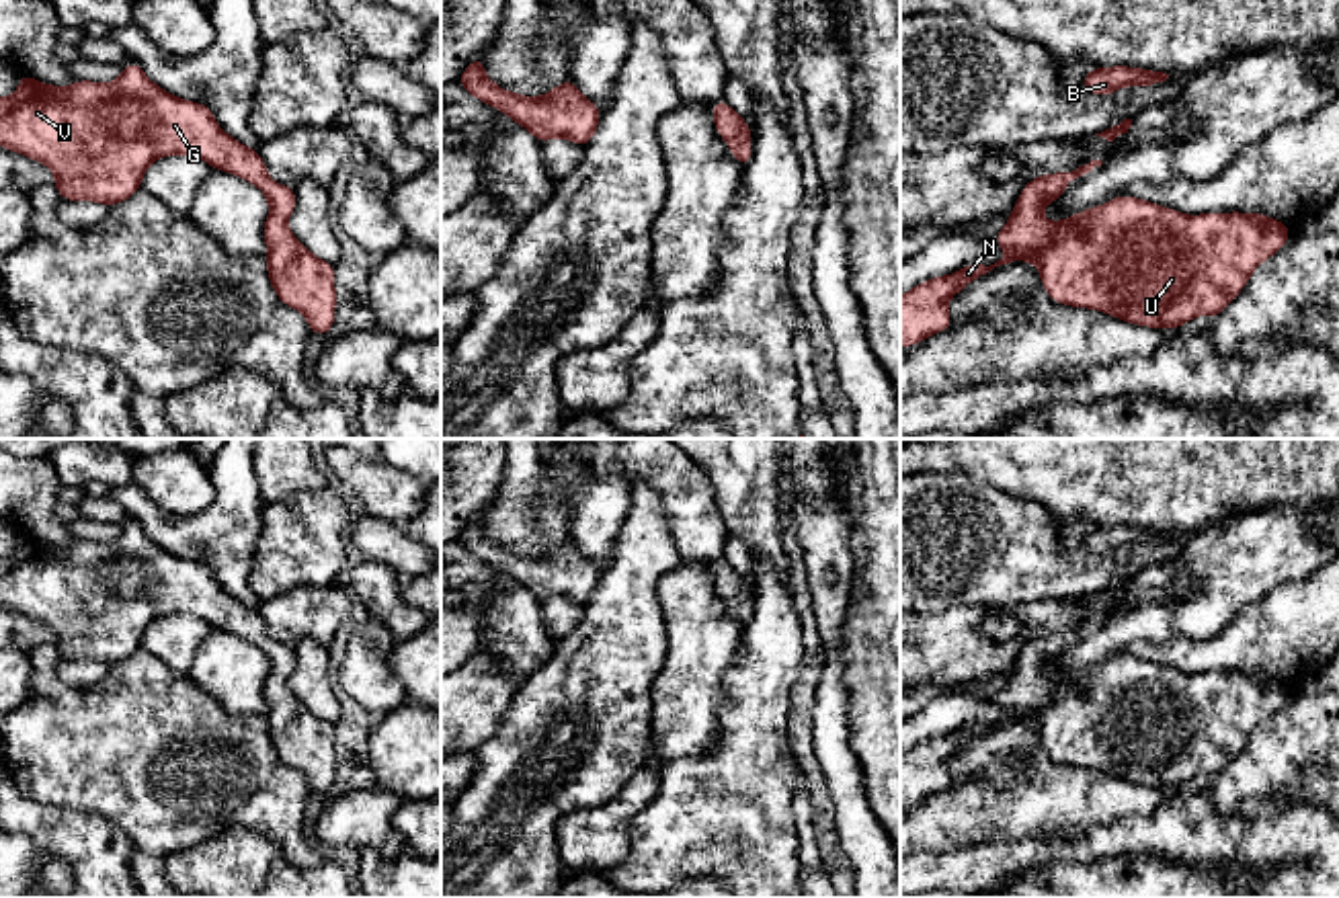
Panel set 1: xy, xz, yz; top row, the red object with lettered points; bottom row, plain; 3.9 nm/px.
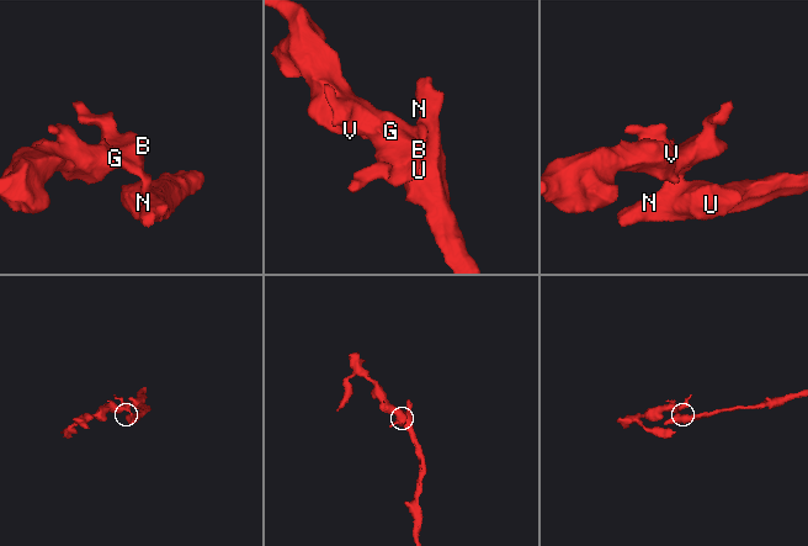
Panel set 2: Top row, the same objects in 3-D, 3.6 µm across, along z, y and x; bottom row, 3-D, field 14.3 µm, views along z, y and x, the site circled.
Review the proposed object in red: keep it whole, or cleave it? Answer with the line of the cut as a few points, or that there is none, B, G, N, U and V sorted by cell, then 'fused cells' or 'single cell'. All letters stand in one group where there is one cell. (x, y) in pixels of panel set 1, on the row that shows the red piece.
no cut | B G N U V | single cell

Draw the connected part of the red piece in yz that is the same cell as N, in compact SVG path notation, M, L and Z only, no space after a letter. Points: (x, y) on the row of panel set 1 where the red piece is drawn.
M1091 160L1089 164L1083 162L1079 164L1072 172L1054 172L1054 174L1044 174L1044 176L1036 176L1031 178L1011 215L1009 215L1009 221L1003 226L1001 232L997 232L995 236L995 242L1005 250L1005 256L1001 260L997 260L995 264L990 267L984 267L984 264L966 264L962 267L958 273L951 273L951 275L945 275L945 277L933 277L929 281L923 281L919 283L915 289L906 291L904 295L900 295L900 346L912 346L912 344L919 344L923 342L925 338L929 338L931 334L937 334L937 332L943 332L951 326L951 316L949 316L949 310L947 310L947 301L960 293L970 281L986 275L988 271L992 271L995 267L1001 267L1001 264L1009 264L1013 260L1027 260L1027 262L1033 262L1038 267L1038 273L1040 273L1040 279L1042 279L1042 285L1046 289L1046 293L1056 301L1056 303L1064 303L1064 305L1070 305L1070 308L1087 308L1087 310L1099 310L1099 312L1105 312L1113 318L1120 318L1124 322L1130 322L1130 324L1138 324L1138 326L1146 326L1146 328L1163 328L1163 326L1171 326L1175 330L1179 330L1187 320L1195 318L1195 316L1212 316L1216 318L1241 291L1243 287L1247 285L1247 281L1251 279L1253 271L1267 258L1271 258L1290 238L1290 232L1292 228L1273 219L1273 217L1267 217L1263 213L1241 213L1241 211L1230 211L1230 213L1200 213L1200 215L1187 215L1187 213L1181 213L1177 209L1169 209L1169 207L1161 207L1157 203L1150 203L1150 201L1142 201L1138 197L1128 197L1128 195L1120 195L1103 205L1097 205L1097 207L1091 207L1091 209L1085 209L1081 213L1074 213L1062 221L1048 221L1044 215L1042 215L1042 209L1048 201L1054 201L1054 203L1060 203L1060 195L1064 193L1066 185L1074 178L1085 178L1095 166L1101 166L1103 162L1101 160Z

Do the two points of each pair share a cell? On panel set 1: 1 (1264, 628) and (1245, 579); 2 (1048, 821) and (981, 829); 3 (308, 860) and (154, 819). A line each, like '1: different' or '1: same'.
1: different
2: same
3: same

